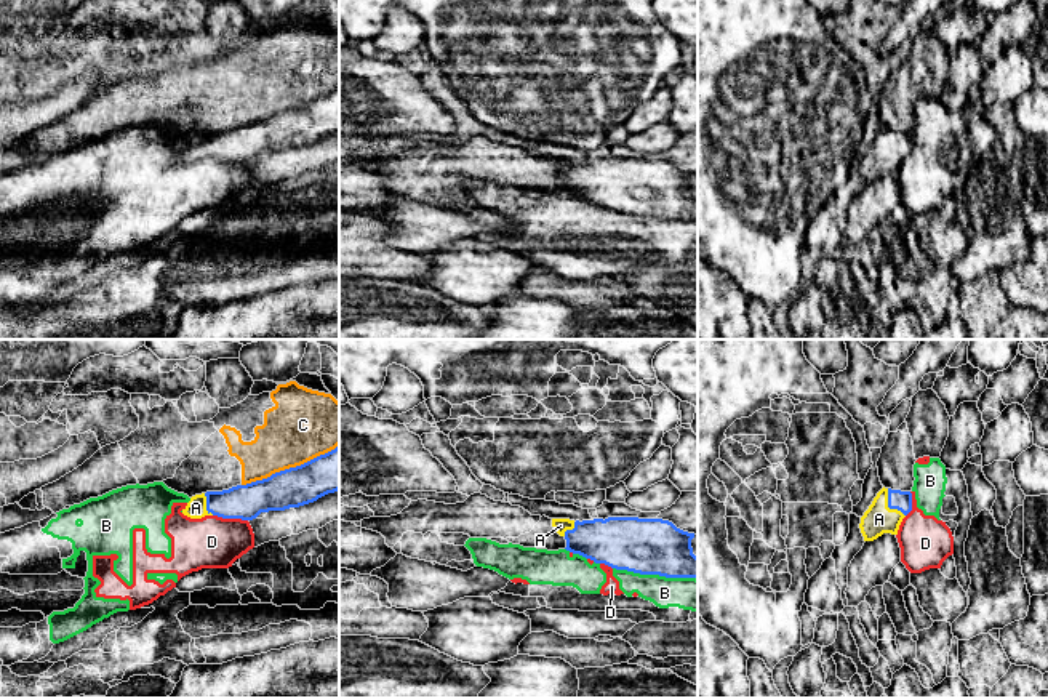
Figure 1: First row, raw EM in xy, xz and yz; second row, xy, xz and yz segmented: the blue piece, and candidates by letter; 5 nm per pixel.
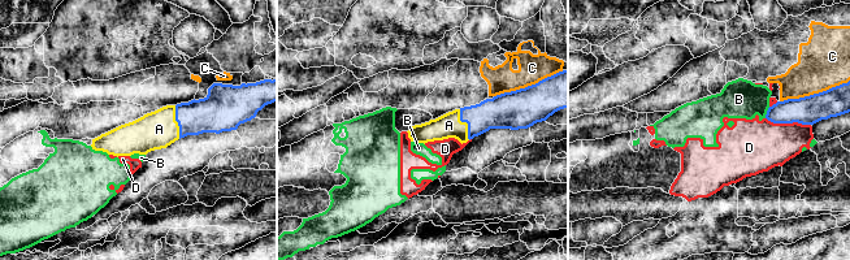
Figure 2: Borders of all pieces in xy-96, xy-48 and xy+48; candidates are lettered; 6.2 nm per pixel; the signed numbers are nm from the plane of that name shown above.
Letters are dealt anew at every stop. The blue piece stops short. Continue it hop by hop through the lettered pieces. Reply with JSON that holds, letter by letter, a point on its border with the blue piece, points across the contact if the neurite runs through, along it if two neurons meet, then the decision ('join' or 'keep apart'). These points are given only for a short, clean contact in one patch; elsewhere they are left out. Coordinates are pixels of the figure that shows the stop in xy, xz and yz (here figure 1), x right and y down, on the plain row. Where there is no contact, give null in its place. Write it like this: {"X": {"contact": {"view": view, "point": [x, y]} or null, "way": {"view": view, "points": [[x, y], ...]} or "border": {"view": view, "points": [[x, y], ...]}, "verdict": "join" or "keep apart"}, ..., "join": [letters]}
{"A": {"contact": {"view": "yz", "point": [888, 148]}, "way": {"view": "yz", "points": [[898, 141], [888, 148], [879, 160]]}, "verdict": "join"}, "B": {"contact": {"view": "xz", "point": [655, 215]}, "verdict": "keep apart"}, "C": {"contact": {"view": "xy", "point": [290, 109]}, "verdict": "keep apart"}, "D": {"contact": {"view": "xy", "point": [231, 159]}, "border": {"view": "xy", "points": [[213, 156], [247, 162]]}, "verdict": "keep apart"}, "join": ["A"]}

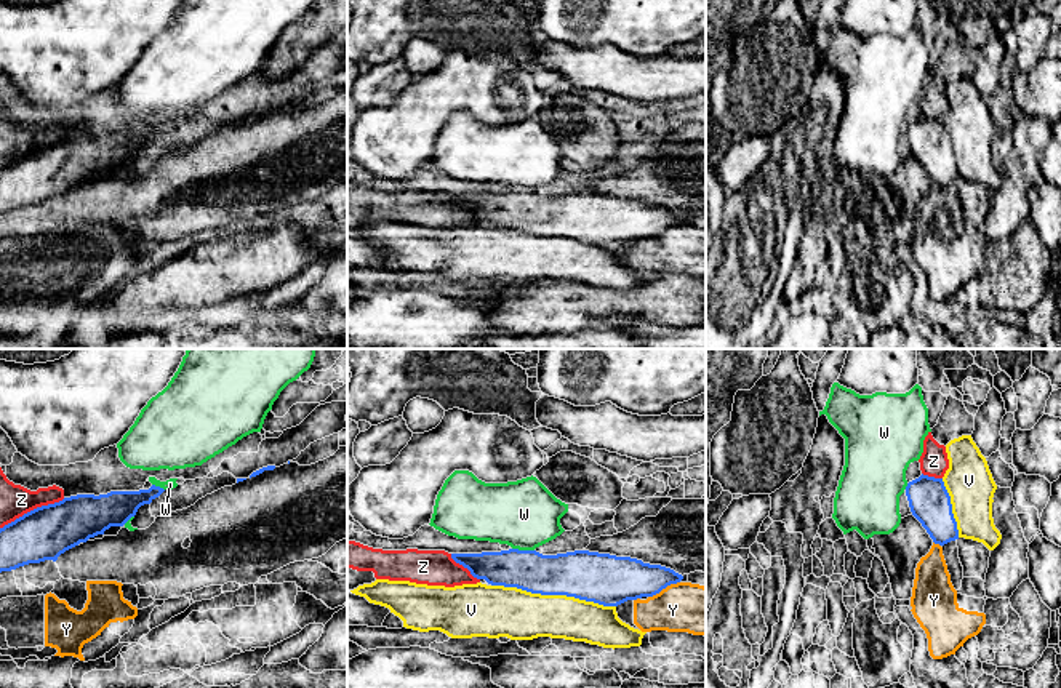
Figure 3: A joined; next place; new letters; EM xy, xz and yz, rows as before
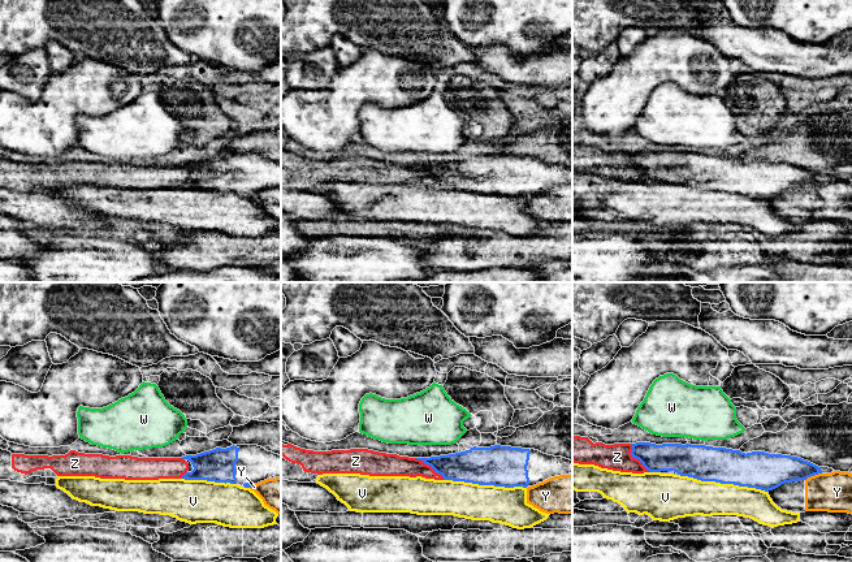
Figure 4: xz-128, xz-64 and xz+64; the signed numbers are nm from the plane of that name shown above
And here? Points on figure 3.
{"V": {"contact": {"view": "xz", "point": [554, 236]}, "verdict": "keep apart"}, "W": {"contact": {"view": "xz", "point": [524, 192]}, "border": {"view": "xz", "points": [[512, 189], [533, 192]]}, "verdict": "keep apart"}, "Y": {"contact": {"view": "xz", "point": [663, 229]}, "verdict": "keep apart"}, "Z": {"contact": {"view": "xy", "point": [34, 151]}, "verdict": "keep apart"}, "join": []}

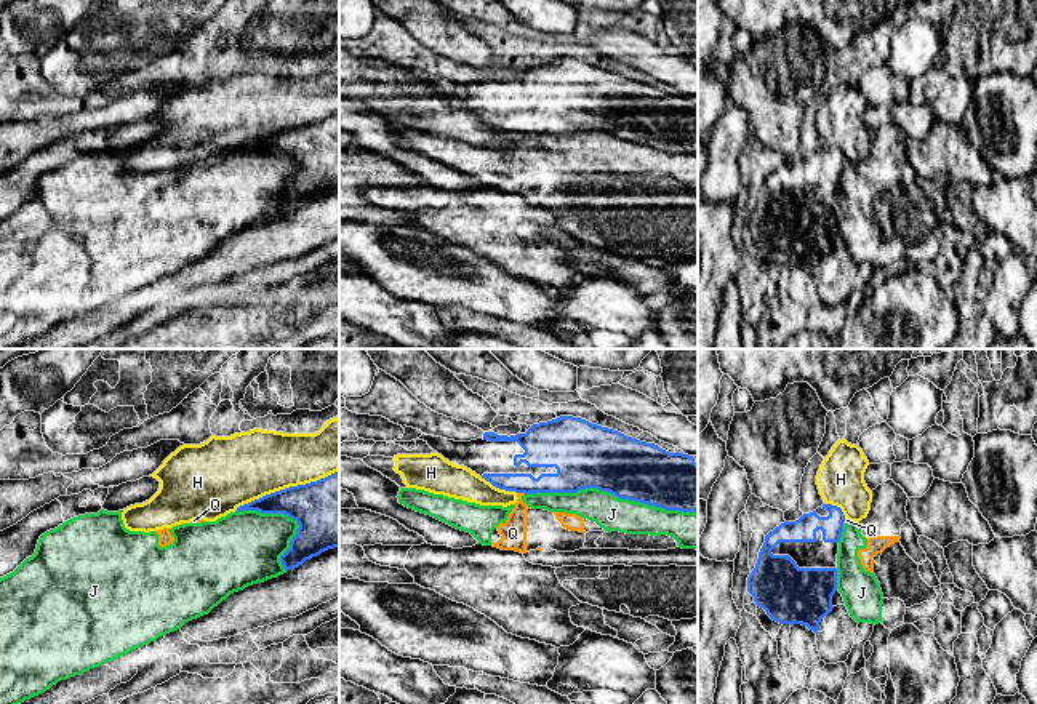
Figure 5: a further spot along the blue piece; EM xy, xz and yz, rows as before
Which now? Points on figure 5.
{"H": {"contact": {"view": "xy", "point": [285, 130]}, "verdict": "keep apart"}, "J": {"contact": {"view": "xz", "point": [612, 135]}, "verdict": "keep apart"}, "Q": {"contact": {"view": "xz", "point": [522, 133]}, "border": {"view": "xz", "points": [[517, 133], [525, 135]]}, "verdict": "keep apart"}, "join": []}

